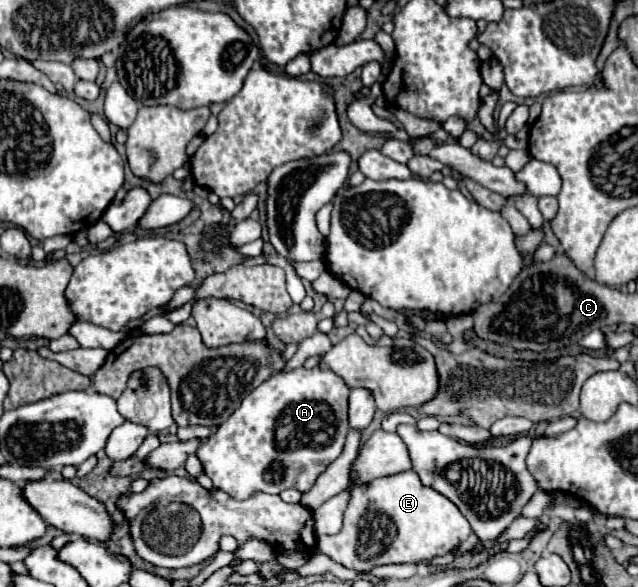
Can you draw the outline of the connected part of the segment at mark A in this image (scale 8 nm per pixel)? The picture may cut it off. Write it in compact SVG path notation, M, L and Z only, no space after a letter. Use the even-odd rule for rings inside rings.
M298 367L292 371L274 373L266 383L256 387L242 405L218 425L218 429L198 449L198 457L206 475L216 489L226 491L234 499L246 499L254 491L282 493L284 489L298 489L306 493L320 473L342 453L348 433L348 395L350 387L334 371L326 367Z

